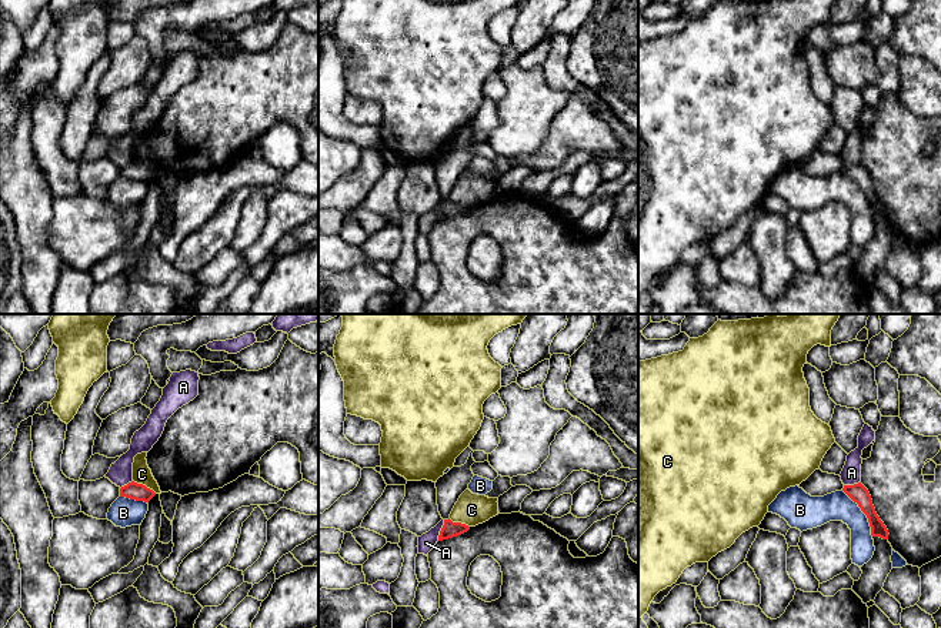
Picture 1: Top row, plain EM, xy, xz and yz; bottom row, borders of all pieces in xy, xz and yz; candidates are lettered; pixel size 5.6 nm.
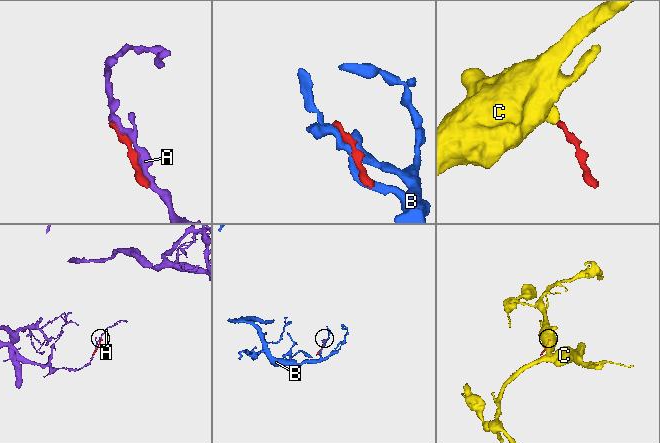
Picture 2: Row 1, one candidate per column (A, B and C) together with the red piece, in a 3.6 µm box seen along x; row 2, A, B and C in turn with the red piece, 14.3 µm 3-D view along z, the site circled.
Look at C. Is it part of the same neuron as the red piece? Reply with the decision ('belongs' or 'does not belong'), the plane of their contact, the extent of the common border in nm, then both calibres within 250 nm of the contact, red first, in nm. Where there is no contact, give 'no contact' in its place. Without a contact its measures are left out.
does not belong; contact in xy; length 150 nm; calibres 100 and 110 nm

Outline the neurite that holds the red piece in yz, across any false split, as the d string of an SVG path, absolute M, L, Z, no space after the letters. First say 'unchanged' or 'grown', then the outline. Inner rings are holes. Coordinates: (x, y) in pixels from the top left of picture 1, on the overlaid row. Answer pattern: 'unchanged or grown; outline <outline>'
unchanged; outline M858 482L854 485L844 485L842 491L854 502L857 502L861 511L867 515L870 527L871 527L871 535L880 537L882 540L888 540L888 535L890 535L888 530L884 525L884 522L880 520L880 517L877 515L868 490L861 482Z

